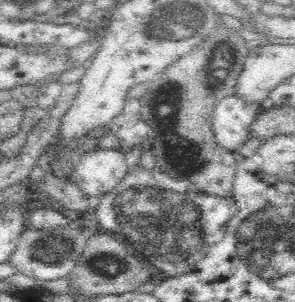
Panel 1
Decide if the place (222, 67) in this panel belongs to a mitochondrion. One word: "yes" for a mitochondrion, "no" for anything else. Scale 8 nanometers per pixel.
yes

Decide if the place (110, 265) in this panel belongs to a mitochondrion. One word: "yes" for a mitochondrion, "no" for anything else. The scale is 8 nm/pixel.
yes

